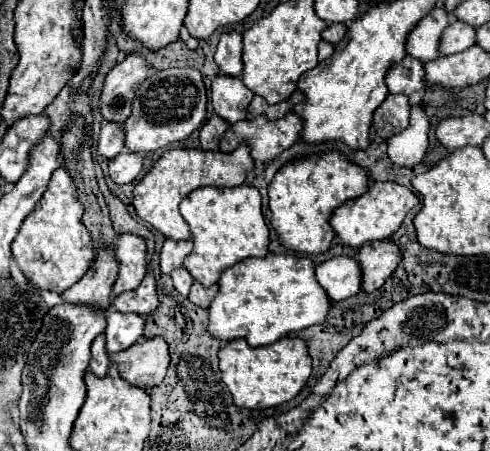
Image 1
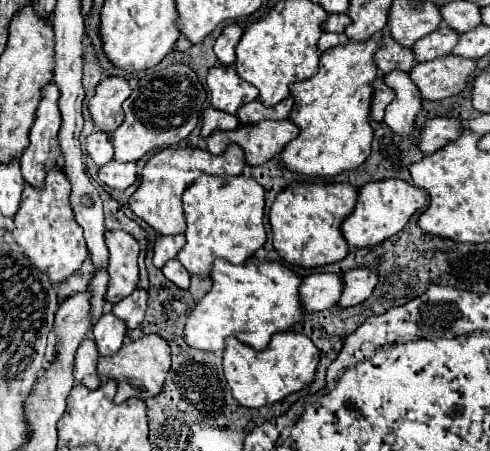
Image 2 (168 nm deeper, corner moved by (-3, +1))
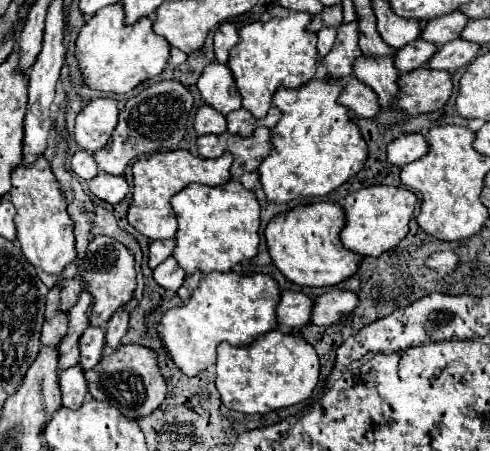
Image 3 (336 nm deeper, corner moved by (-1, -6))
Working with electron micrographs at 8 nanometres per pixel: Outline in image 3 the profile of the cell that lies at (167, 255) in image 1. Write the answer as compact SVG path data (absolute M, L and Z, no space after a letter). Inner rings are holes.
M156 240L150 242L150 268L154 270L158 264L162 264L166 258L172 256L176 242L174 240Z

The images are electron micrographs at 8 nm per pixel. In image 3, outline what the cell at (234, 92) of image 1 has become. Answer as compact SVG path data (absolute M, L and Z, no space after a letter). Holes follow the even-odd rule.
M212 62L210 66L206 66L204 72L200 74L196 86L202 94L202 100L224 116L228 112L242 108L242 100L240 100L242 96L234 84L230 68L224 64Z

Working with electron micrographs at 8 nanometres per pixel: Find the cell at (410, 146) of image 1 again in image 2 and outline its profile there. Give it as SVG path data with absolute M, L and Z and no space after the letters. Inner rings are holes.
M390 71L382 75L382 81L394 91L394 101L384 111L384 123L398 135L414 135L414 119L422 109L422 97L404 71Z

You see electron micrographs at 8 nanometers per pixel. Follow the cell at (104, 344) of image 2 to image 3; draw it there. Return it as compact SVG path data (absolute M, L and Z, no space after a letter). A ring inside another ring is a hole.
M88 326L80 338L80 364L84 370L90 370L102 360L102 350L106 344L106 330Z

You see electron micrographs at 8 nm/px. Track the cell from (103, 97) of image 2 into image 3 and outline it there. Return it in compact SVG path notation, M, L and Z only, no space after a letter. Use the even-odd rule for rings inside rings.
M96 98L78 114L74 140L82 146L82 150L96 152L110 140L116 126L118 126L116 100Z

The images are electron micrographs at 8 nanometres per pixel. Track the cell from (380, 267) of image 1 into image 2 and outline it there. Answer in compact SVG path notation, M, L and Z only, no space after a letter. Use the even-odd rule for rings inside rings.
M352 269L342 277L342 295L338 299L338 307L354 307L370 297L376 287L376 273L370 269Z

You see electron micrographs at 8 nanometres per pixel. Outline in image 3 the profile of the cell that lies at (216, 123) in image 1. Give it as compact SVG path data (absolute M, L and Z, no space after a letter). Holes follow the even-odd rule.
M202 104L200 110L196 112L196 118L194 118L194 130L198 132L198 136L222 134L222 132L228 130L226 128L226 118L218 110Z

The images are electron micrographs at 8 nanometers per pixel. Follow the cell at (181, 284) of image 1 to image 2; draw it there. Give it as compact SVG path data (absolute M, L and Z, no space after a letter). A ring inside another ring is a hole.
M170 259L170 261L162 267L162 273L164 273L164 277L170 279L174 285L178 285L178 287L182 287L182 289L188 289L188 285L190 285L190 275L188 275L188 271L180 265L180 261Z

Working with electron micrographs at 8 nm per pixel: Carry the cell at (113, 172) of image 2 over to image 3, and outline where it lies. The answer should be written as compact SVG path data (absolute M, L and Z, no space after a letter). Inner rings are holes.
M98 172L98 176L92 178L88 184L92 194L110 204L120 202L128 194L128 182L124 176L110 176L106 172Z

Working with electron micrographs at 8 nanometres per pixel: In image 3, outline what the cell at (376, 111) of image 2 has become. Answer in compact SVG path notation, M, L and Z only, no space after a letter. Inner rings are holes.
M352 78L346 84L346 88L344 88L344 92L340 94L338 100L358 118L372 118L380 110L378 102L376 102L378 100L376 92L356 78Z

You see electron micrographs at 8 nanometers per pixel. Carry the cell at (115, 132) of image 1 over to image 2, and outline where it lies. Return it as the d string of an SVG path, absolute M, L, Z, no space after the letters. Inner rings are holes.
M96 131L86 139L86 153L88 157L100 167L112 159L112 143L108 141L108 135Z

